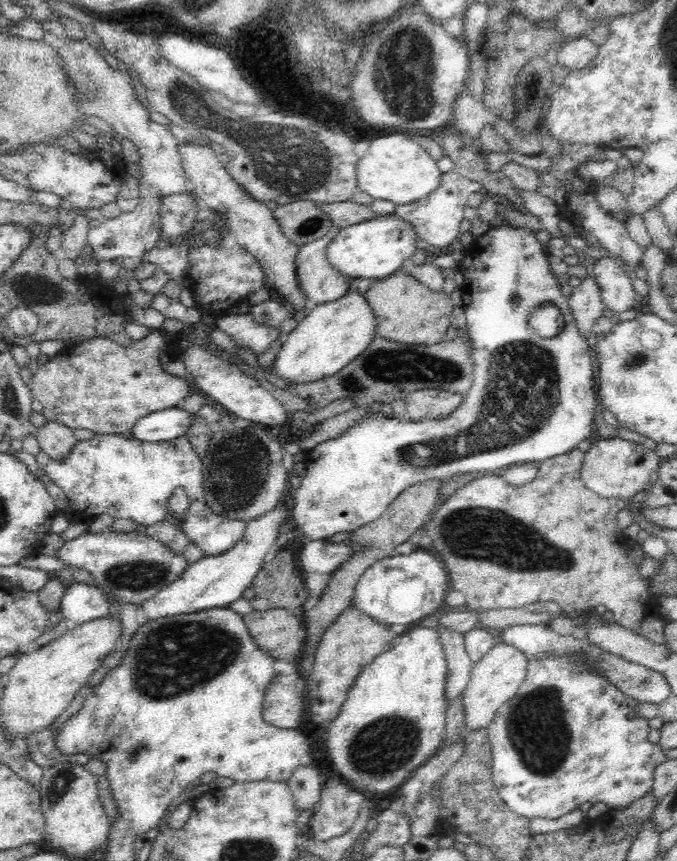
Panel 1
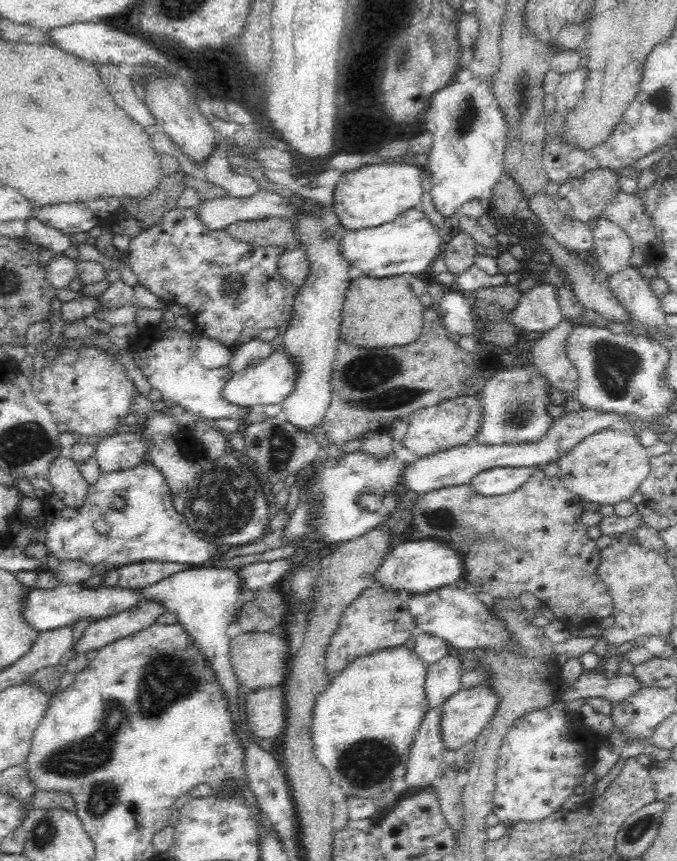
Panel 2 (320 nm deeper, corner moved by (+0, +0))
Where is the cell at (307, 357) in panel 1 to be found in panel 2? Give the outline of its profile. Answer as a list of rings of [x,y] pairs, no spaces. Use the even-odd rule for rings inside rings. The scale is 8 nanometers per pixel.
[[[283,345],[273,350],[271,356],[266,359],[257,360],[251,366],[233,373],[226,381],[221,395],[230,404],[244,406],[246,408],[262,409],[266,404],[278,404],[290,396],[294,390],[297,379],[297,367],[294,359],[283,350]]]

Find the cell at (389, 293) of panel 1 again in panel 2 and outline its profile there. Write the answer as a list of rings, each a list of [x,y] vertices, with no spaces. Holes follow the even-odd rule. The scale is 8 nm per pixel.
[[[362,275],[351,280],[341,312],[340,337],[352,346],[382,348],[414,342],[423,327],[424,304],[402,275],[372,278]]]

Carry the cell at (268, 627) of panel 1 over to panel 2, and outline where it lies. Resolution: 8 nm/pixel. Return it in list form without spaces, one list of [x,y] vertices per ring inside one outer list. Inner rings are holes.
[[[248,632],[231,638],[229,658],[237,682],[246,687],[247,692],[284,686],[290,660],[288,642],[286,634],[276,635],[269,632]]]

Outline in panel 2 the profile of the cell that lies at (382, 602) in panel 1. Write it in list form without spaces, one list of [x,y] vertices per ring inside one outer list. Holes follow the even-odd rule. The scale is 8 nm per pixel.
[[[427,538],[398,544],[378,568],[375,579],[387,590],[424,594],[438,590],[442,586],[455,586],[464,578],[464,574],[463,559],[456,550],[440,540]]]

